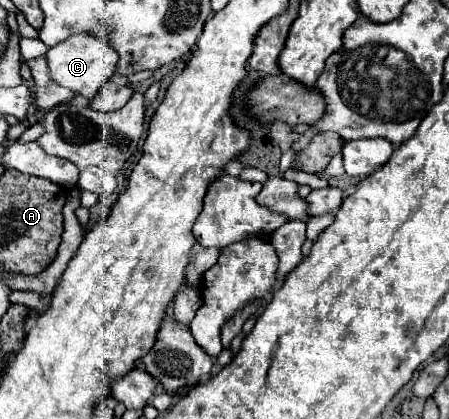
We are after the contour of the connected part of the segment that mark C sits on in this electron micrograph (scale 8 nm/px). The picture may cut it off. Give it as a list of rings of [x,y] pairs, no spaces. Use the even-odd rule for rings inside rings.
[[[80,33],[80,35],[72,35],[66,41],[50,47],[46,53],[46,61],[48,61],[50,77],[52,81],[56,81],[56,85],[66,87],[86,99],[94,99],[100,87],[114,75],[118,55],[106,41],[92,37],[88,33]]]

